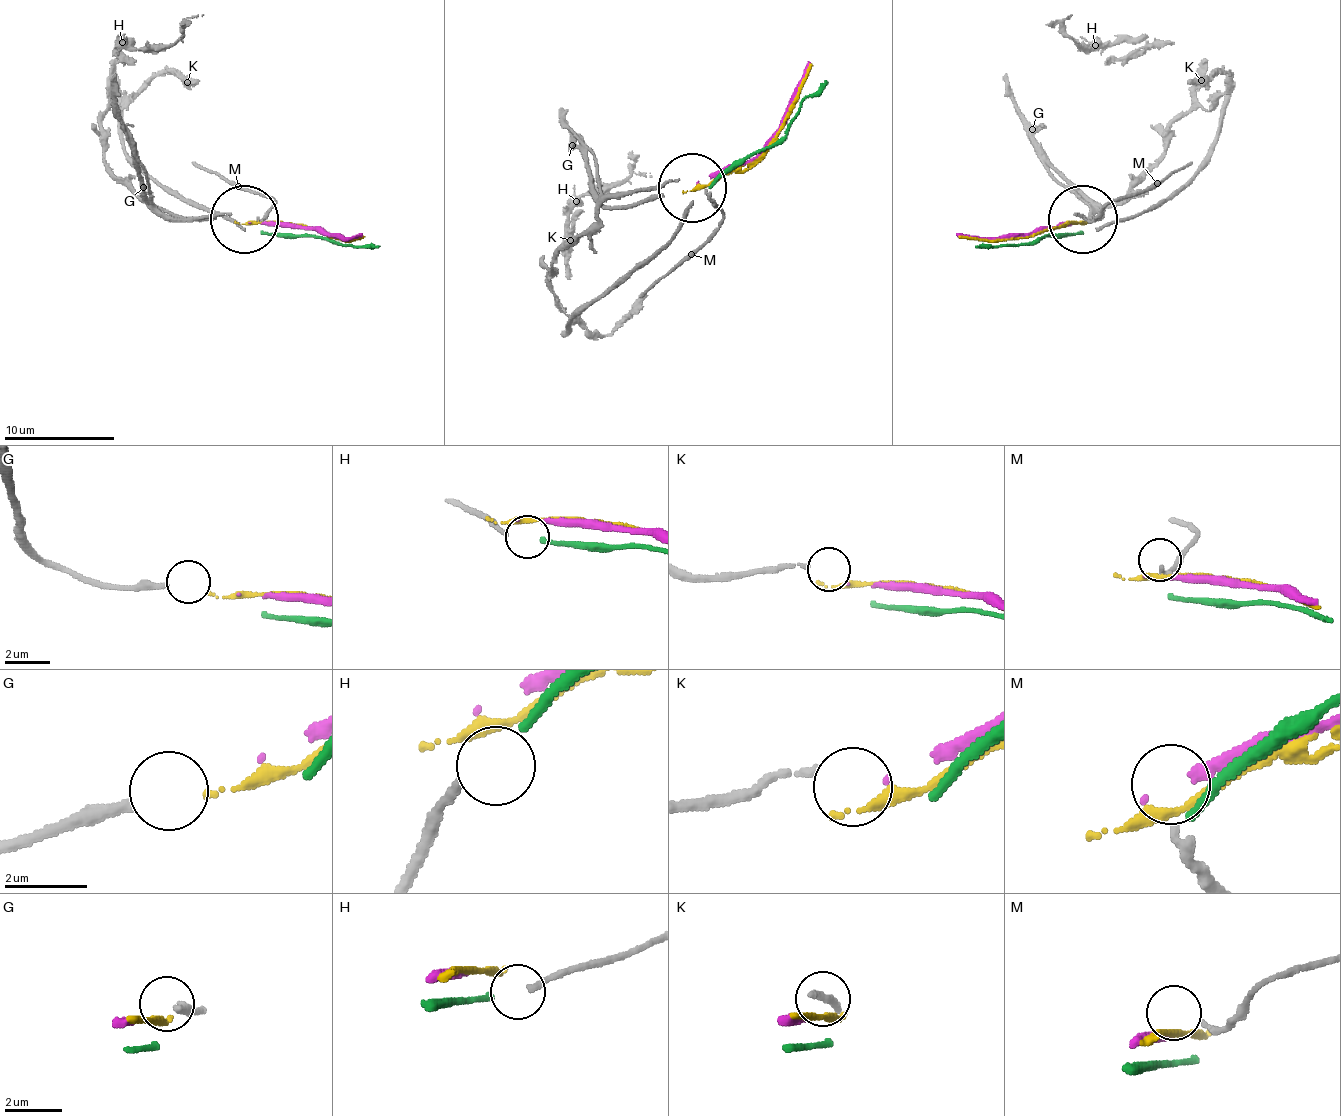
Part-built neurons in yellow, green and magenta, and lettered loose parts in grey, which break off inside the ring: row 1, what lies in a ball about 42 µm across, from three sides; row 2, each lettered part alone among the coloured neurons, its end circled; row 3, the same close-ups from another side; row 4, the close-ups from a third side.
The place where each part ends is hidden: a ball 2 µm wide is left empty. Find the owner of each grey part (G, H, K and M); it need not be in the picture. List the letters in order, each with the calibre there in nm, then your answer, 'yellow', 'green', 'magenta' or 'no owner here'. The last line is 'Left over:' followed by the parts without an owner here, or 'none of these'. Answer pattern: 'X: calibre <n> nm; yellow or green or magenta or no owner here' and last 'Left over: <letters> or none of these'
G: calibre 280 nm; yellow
H: calibre 200 nm; green
K: calibre 170 nm; magenta
M: calibre 220 nm; no owner here
Left over: M

